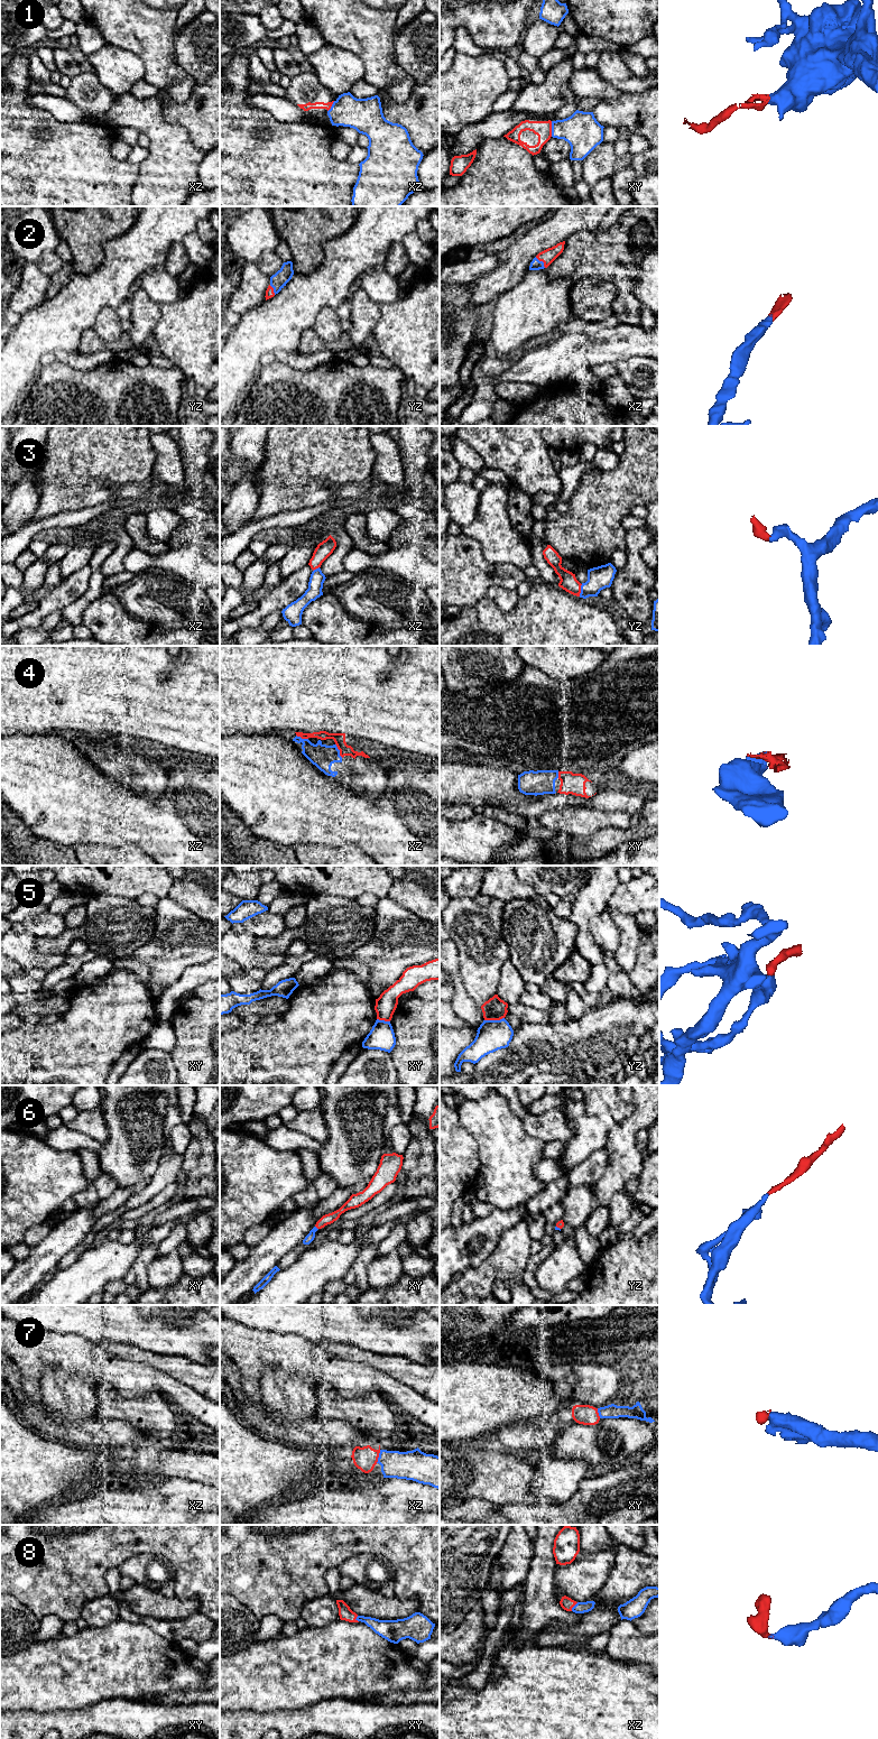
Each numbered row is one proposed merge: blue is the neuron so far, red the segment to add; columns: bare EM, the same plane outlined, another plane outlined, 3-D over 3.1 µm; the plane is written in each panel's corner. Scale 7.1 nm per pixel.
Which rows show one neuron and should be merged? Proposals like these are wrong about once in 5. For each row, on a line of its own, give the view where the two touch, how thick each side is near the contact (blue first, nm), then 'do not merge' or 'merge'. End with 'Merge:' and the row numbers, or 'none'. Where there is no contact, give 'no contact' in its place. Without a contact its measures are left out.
1: contact in xy; calibres 260 and 120 nm; do not merge
2: contact in xz; calibres 80 and 100 nm; merge
3: contact in yz; calibres 160 and 120 nm; merge
4: contact in xz; calibres 170 and 80 nm; merge
5: contact in yz; calibres 220 and 160 nm; do not merge
6: contact in xy; calibres 60 and 80 nm; merge
7: contact in xz; calibres 200 and 170 nm; merge
8: contact in xz; calibres 80 and 90 nm; merge
Merge: 2, 3, 4, 6, 7, 8

